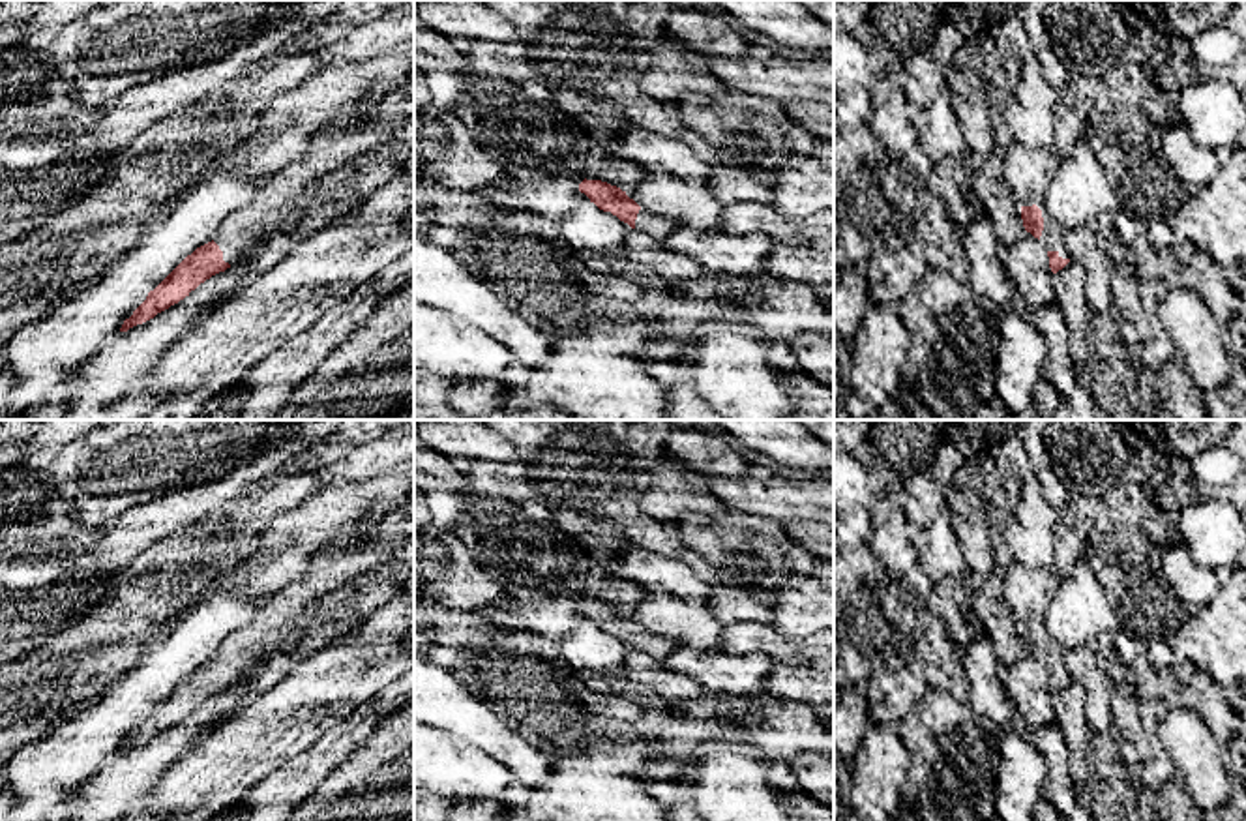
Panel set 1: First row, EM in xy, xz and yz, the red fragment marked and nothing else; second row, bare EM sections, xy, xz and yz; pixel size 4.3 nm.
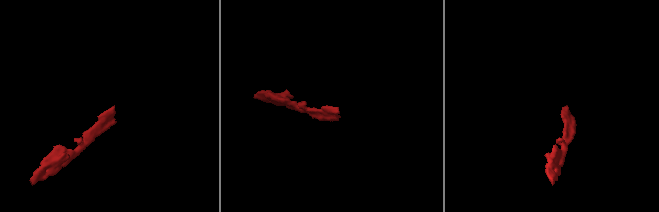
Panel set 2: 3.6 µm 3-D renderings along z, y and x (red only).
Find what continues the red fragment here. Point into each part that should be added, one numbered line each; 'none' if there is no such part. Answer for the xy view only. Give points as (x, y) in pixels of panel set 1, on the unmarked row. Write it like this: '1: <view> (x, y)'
1: xy (334, 567)

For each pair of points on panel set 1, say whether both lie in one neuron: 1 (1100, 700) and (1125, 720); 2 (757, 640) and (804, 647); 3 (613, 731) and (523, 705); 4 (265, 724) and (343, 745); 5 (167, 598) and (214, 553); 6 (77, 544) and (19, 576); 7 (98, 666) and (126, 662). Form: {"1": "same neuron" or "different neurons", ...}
{"1": "different neurons", "2": "same neuron", "3": "same neuron", "4": "different neurons", "5": "same neuron", "6": "same neuron", "7": "same neuron"}

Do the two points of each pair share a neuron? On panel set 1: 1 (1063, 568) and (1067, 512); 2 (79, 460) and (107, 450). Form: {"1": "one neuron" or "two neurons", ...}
{"1": "one neuron", "2": "one neuron"}

